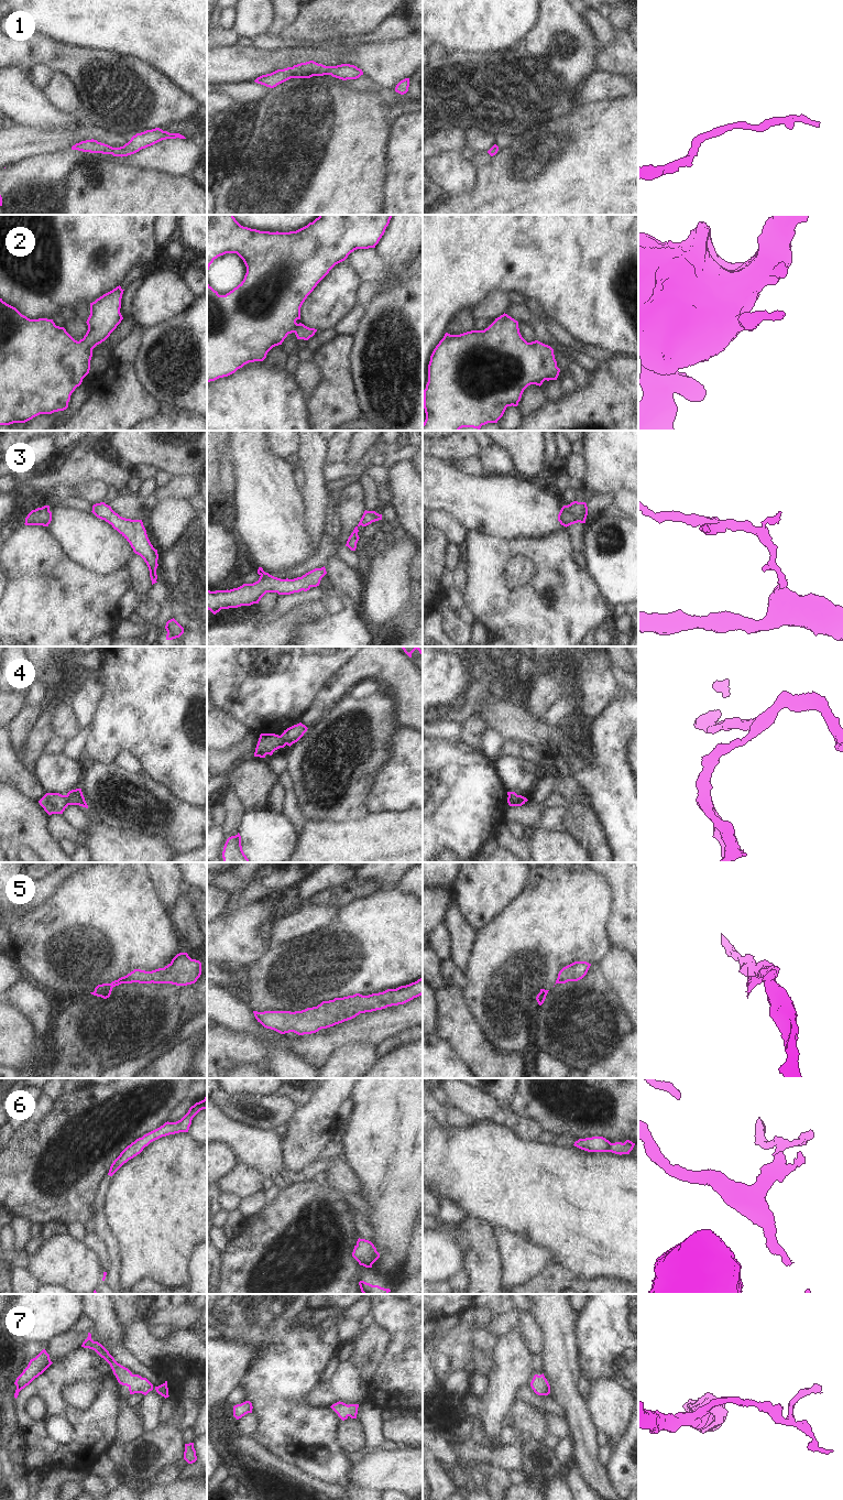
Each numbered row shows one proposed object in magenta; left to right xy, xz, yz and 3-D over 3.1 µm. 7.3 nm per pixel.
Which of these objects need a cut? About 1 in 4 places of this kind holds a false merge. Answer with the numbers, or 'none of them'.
3, 4, 5

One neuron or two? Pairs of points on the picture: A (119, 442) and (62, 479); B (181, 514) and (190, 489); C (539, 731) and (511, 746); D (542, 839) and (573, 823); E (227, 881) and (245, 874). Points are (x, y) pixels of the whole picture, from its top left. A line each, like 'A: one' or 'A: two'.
A: two
B: two
C: two
D: two
E: one

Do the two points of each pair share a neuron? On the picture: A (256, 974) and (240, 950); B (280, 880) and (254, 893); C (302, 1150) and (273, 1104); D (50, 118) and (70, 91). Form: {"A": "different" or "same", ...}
{"A": "different", "B": "same", "C": "different", "D": "different"}

